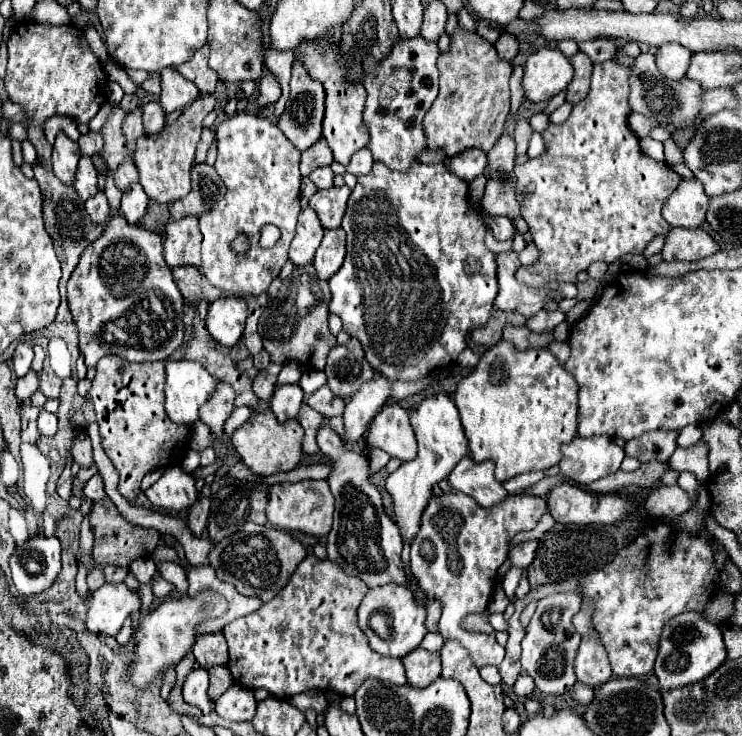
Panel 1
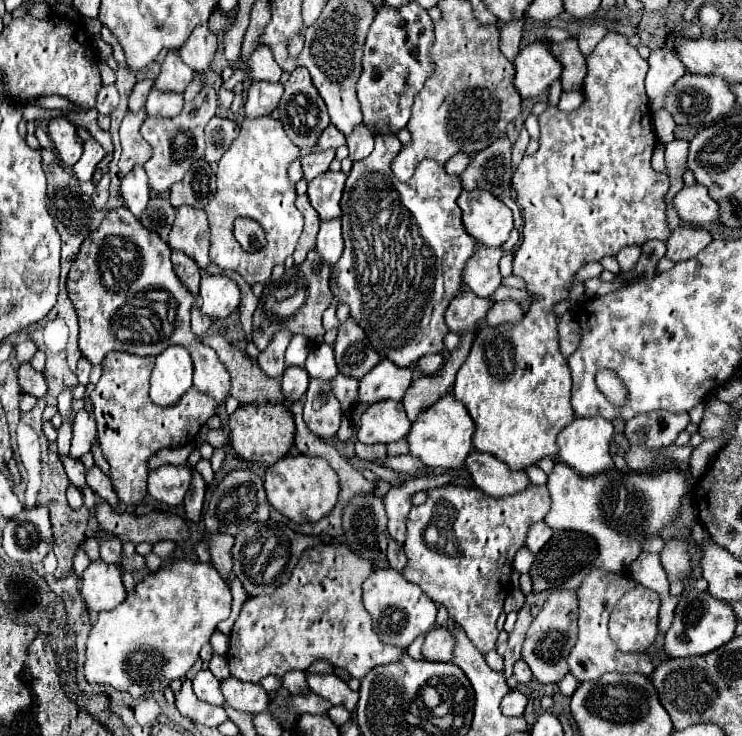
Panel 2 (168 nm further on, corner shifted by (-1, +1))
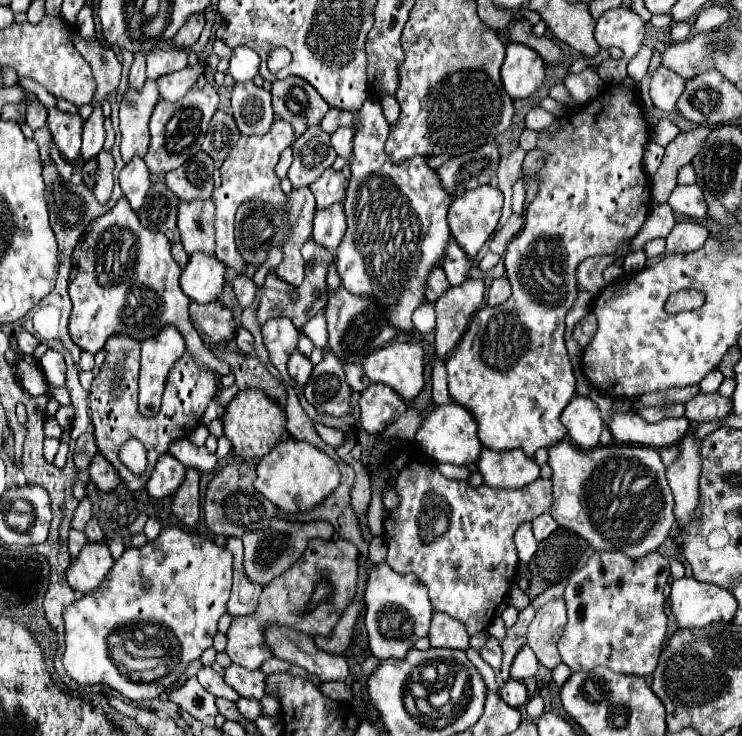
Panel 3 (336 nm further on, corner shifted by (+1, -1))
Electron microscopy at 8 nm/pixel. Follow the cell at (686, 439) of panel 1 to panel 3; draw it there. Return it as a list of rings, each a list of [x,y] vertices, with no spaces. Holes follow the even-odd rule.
[[[712,370],[702,382],[700,382],[700,394],[714,394],[718,390],[718,386],[722,384],[724,376],[718,370]]]

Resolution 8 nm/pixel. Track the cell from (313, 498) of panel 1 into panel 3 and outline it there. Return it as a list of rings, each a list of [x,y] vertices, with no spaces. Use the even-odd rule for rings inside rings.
[[[292,438],[282,440],[268,456],[260,460],[254,480],[256,490],[264,494],[276,508],[288,514],[308,512],[316,508],[336,490],[336,484],[340,484],[340,470],[336,462],[316,446]]]

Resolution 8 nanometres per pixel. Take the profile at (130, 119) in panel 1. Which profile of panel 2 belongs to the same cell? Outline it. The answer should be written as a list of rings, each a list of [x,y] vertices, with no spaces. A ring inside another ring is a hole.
[[[148,78],[136,82],[132,88],[132,94],[130,94],[130,100],[128,100],[128,108],[134,108],[134,112],[138,112],[138,108],[142,108],[146,104],[146,96],[148,96],[150,88],[152,88],[152,80],[148,80]]]

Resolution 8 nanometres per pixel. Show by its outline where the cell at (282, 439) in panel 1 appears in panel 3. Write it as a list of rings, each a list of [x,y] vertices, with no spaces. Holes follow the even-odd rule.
[[[244,390],[234,396],[234,400],[226,406],[224,416],[224,436],[232,442],[232,448],[242,458],[262,458],[276,446],[276,442],[284,440],[288,436],[286,430],[286,418],[284,410],[270,398],[266,398],[260,390]]]

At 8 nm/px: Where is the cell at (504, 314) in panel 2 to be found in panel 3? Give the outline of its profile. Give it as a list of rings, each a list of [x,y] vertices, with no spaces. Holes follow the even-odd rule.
[[[506,278],[494,280],[490,286],[490,292],[488,292],[488,304],[500,306],[500,302],[506,302],[506,298],[510,298],[510,294],[512,294],[512,290],[510,290],[510,284]]]

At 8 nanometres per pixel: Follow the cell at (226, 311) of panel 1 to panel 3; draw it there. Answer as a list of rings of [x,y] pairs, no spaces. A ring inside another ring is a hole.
[[[194,254],[180,276],[180,288],[190,300],[208,304],[222,296],[224,274],[226,266],[220,264],[220,260],[206,254]]]

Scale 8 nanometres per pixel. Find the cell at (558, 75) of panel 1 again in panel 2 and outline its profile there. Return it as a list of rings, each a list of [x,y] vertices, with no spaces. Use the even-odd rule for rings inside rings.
[[[540,42],[522,48],[512,64],[514,64],[512,84],[516,86],[522,98],[540,96],[562,74],[562,68],[554,60],[554,54]]]

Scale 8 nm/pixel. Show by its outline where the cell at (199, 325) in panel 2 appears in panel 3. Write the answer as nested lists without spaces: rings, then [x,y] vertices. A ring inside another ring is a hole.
[[[210,302],[210,304],[190,304],[190,322],[198,330],[204,344],[224,344],[230,338],[234,338],[234,320],[232,312],[222,306],[222,302]]]

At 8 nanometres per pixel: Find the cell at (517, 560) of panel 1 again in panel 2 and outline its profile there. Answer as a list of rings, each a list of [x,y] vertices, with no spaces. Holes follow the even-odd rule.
[[[542,520],[542,522],[536,522],[530,526],[530,532],[528,532],[528,540],[526,540],[526,546],[532,550],[532,552],[538,552],[552,536],[552,530],[550,526]]]

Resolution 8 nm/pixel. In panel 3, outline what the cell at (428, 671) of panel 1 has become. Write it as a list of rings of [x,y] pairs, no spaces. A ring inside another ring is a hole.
[[[434,612],[432,614],[432,624],[430,624],[430,646],[432,648],[454,648],[454,650],[466,650],[468,648],[468,632],[462,622],[456,618],[444,614],[444,612]]]

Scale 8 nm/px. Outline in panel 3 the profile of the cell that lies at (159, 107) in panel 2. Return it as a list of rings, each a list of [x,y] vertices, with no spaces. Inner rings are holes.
[[[198,62],[196,68],[184,68],[180,72],[168,74],[164,78],[158,80],[158,94],[160,100],[168,100],[168,102],[178,102],[180,98],[184,98],[184,94],[192,88],[192,84],[196,82],[196,78],[204,72],[204,64]]]

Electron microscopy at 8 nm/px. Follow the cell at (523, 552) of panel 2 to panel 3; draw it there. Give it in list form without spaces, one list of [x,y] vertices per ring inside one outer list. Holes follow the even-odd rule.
[[[522,524],[518,530],[516,530],[516,536],[514,536],[514,544],[518,548],[518,560],[522,564],[528,564],[530,558],[534,556],[536,552],[536,538],[532,536],[532,524]]]

